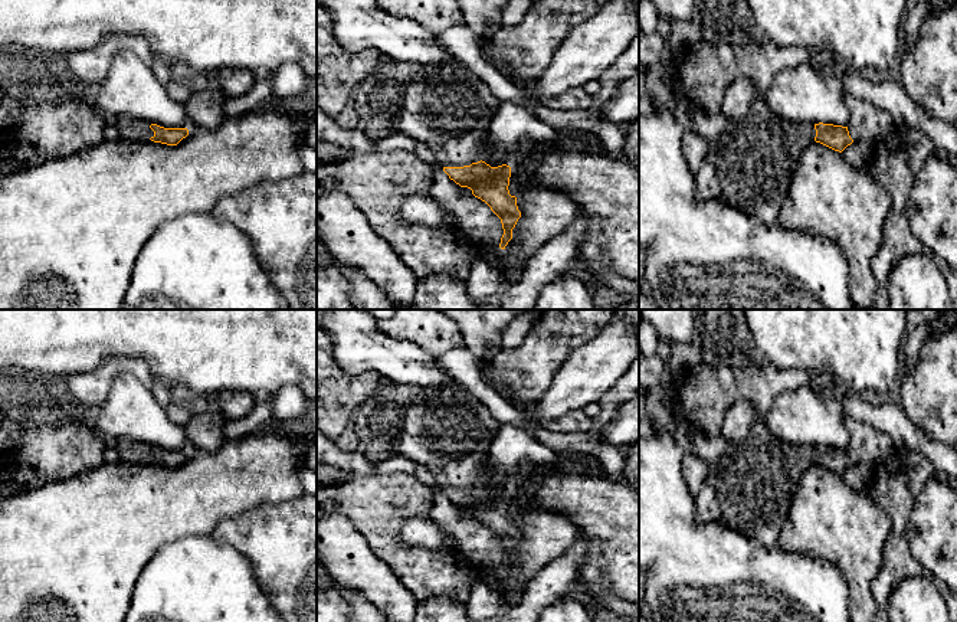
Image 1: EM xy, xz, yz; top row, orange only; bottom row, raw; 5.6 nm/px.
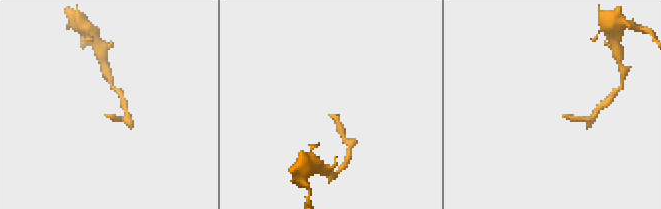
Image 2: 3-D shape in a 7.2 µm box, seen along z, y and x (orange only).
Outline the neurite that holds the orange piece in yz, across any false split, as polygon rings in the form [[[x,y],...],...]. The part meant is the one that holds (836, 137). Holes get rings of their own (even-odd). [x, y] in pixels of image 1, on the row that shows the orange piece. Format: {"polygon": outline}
{"polygon": [[[756,96],[748,112],[743,118],[728,120],[720,137],[709,143],[695,174],[695,196],[738,207],[767,226],[777,225],[799,158],[815,141],[839,153],[853,143],[848,127],[786,121],[768,108],[764,98]]]}

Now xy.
{"polygon": [[[130,117],[117,118],[115,127],[118,128],[121,141],[124,143],[154,141],[167,145],[177,145],[189,135],[187,128],[164,128]]]}

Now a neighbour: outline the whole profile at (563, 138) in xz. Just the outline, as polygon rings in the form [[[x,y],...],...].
[[[558,130],[557,138],[548,145],[550,147],[566,147],[566,145],[570,145],[579,135],[581,135],[581,132],[577,130],[571,130],[571,131]]]

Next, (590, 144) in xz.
[[[581,134],[573,143],[579,145],[580,151],[584,151],[589,154],[602,154],[604,151],[603,143],[593,135]]]

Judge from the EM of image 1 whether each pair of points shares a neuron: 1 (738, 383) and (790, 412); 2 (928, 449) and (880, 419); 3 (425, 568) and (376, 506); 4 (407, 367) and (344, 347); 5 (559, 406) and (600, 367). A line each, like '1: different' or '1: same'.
1: different
2: same
3: same
4: same
5: same

